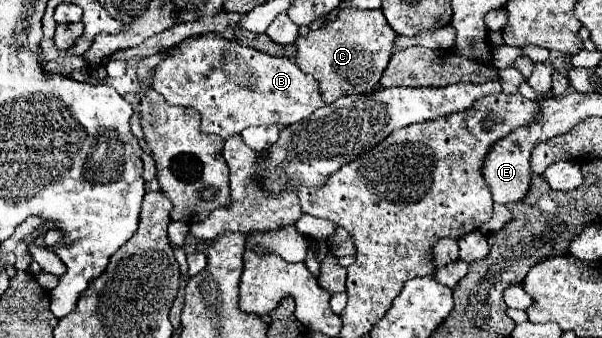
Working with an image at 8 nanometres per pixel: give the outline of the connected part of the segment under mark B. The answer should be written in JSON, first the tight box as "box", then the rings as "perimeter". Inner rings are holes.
{"box":[153,33,325,139],"perimeter":[[[215,33],[183,41],[177,49],[179,51],[171,53],[155,67],[153,89],[171,105],[197,109],[205,133],[227,139],[251,125],[285,127],[309,117],[315,109],[325,105],[319,83],[287,57],[259,53],[253,47],[243,47]]]}

